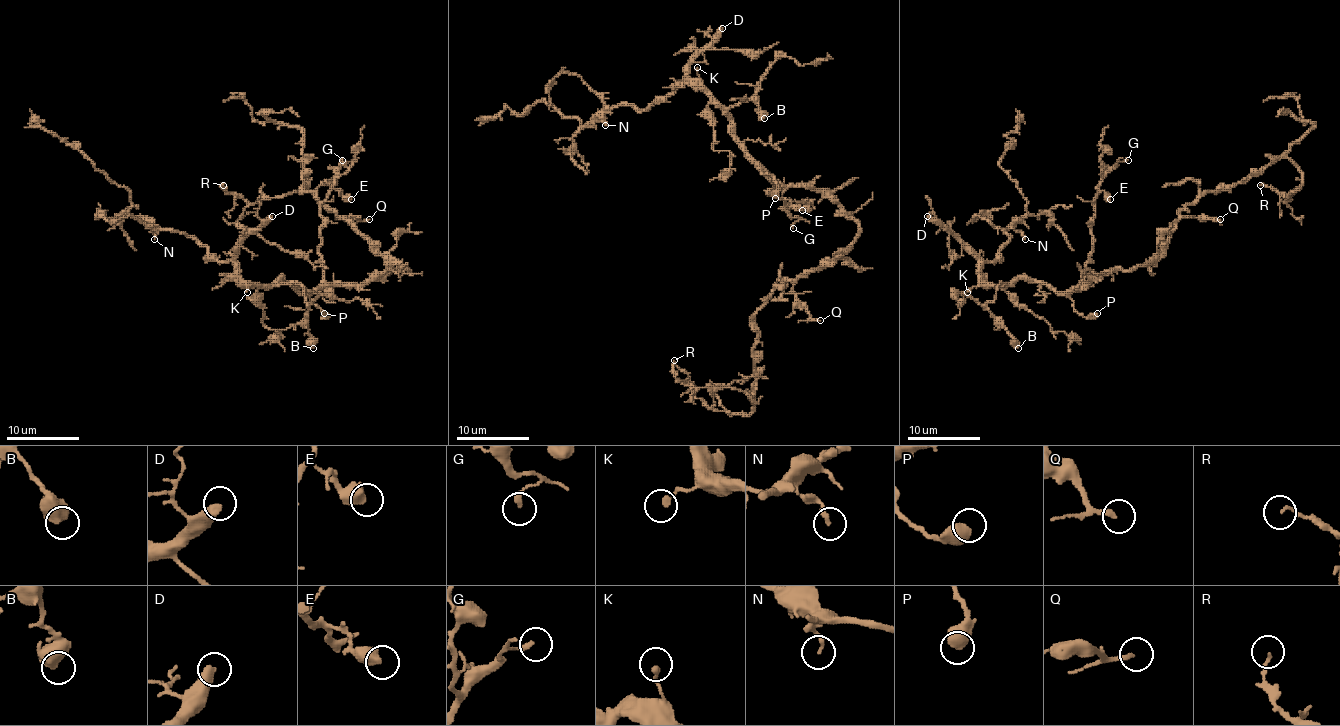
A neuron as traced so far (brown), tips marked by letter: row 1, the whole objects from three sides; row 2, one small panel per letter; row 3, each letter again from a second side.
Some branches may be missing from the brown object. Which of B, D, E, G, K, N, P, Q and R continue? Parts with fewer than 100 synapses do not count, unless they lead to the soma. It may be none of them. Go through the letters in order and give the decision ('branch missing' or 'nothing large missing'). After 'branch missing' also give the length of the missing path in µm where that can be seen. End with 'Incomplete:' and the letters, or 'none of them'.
B: nothing large missing
D: branch missing; missing 130 µm
E: nothing large missing
G: nothing large missing
K: nothing large missing
N: nothing large missing
P: nothing large missing
Q: nothing large missing
R: nothing large missing
Incomplete: D

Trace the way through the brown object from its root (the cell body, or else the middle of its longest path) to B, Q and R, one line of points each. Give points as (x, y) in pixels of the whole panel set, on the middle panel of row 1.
B: (796, 187), (780, 187), (753, 160), (735, 134), (728, 111), (748, 102), (758, 87), (757, 102), (764, 118)
Q: (796, 187), (824, 190), (858, 225), (858, 236), (831, 263), (807, 270), (793, 286), (795, 299), (820, 320)
R: (796, 187), (829, 194), (858, 236), (757, 311), (757, 402), (681, 382), (674, 360)

